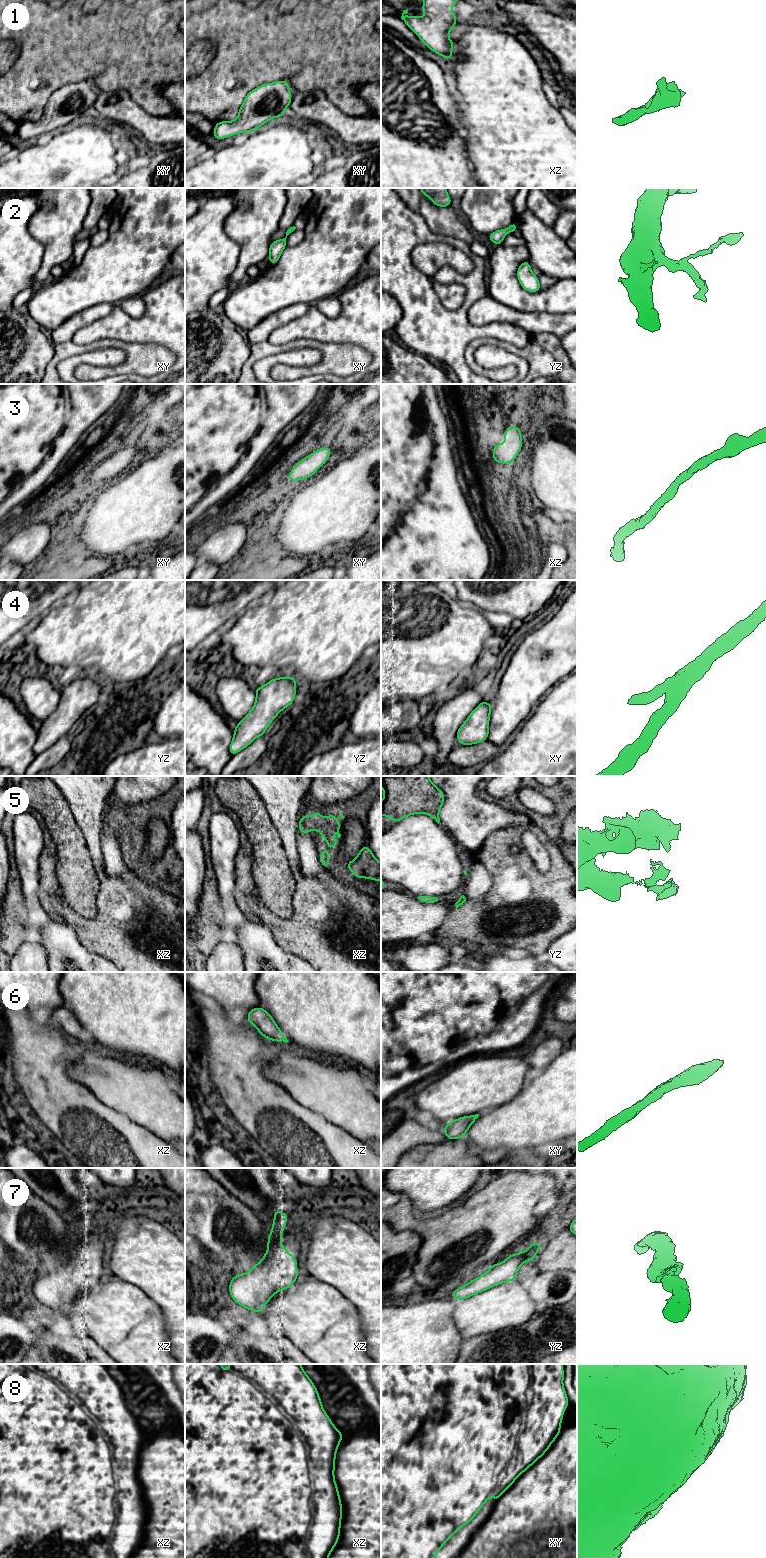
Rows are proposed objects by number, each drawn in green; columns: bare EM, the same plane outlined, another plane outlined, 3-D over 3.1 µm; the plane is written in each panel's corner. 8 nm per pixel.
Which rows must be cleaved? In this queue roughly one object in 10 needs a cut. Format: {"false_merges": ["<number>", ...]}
{"false_merges": []}

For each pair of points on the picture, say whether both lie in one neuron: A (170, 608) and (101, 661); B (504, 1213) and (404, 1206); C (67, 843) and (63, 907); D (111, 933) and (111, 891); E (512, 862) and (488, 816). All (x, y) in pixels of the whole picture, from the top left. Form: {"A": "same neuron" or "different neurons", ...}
{"A": "same neuron", "B": "same neuron", "C": "different neurons", "D": "same neuron", "E": "different neurons"}

